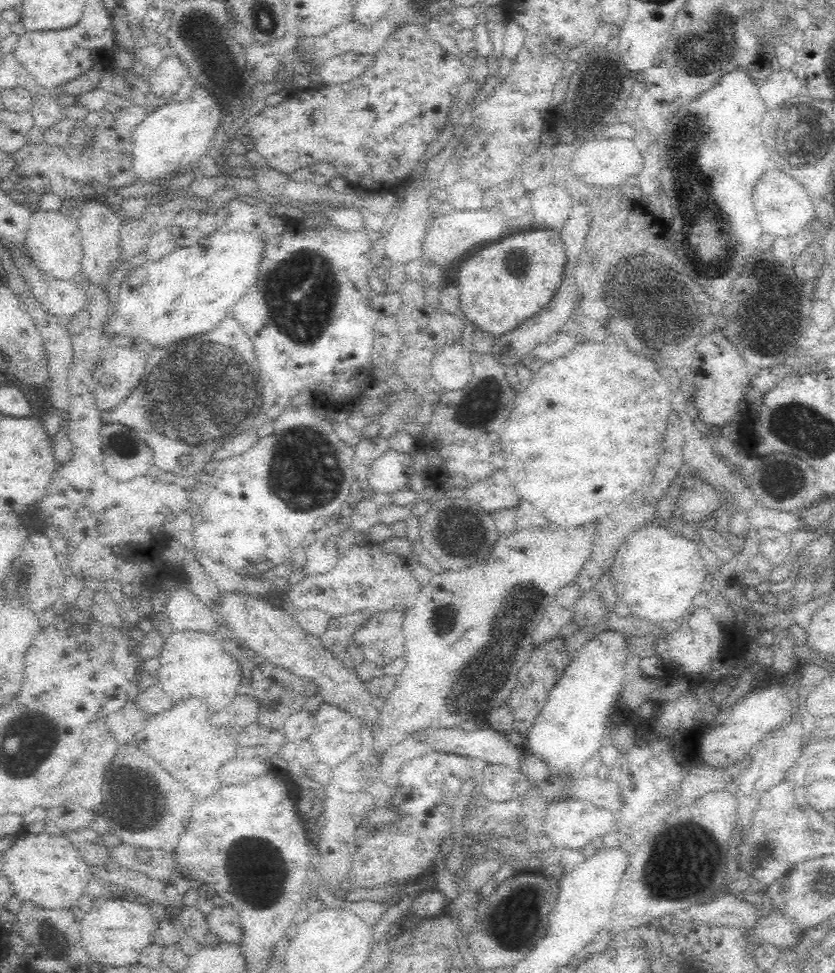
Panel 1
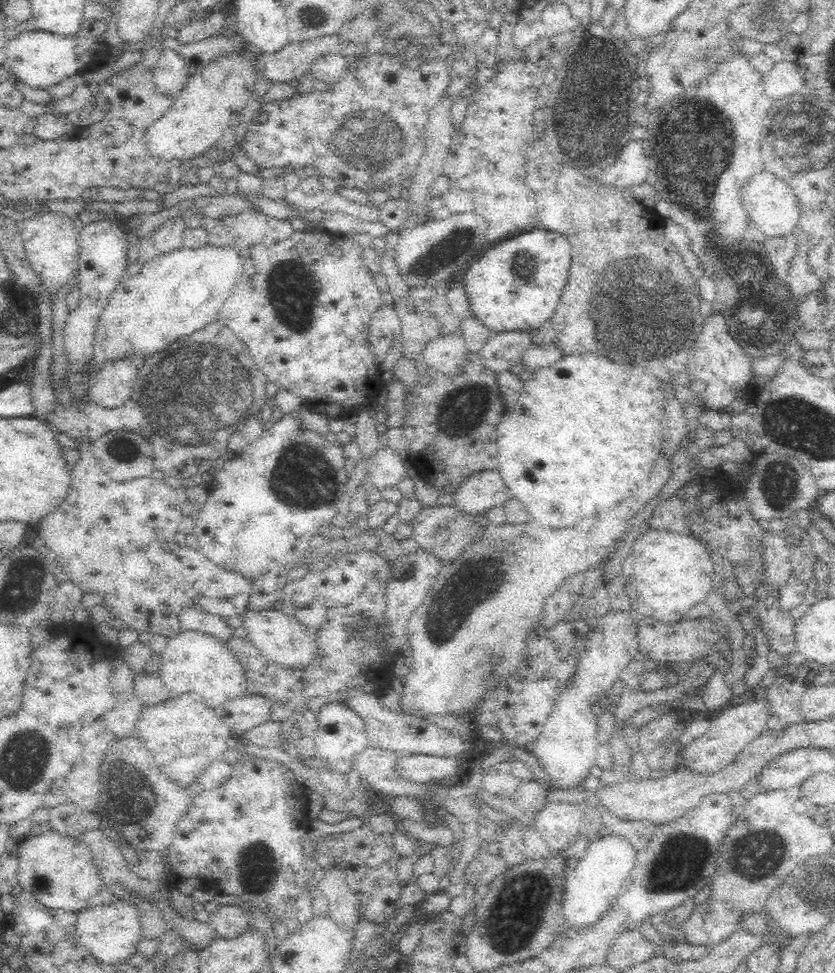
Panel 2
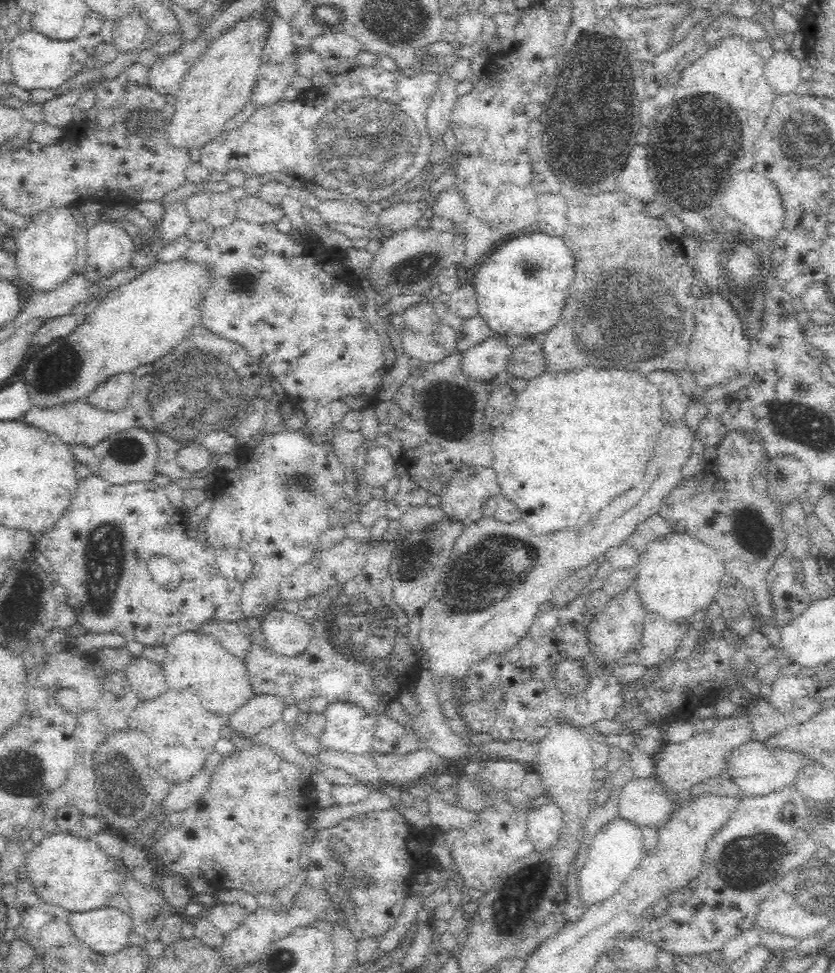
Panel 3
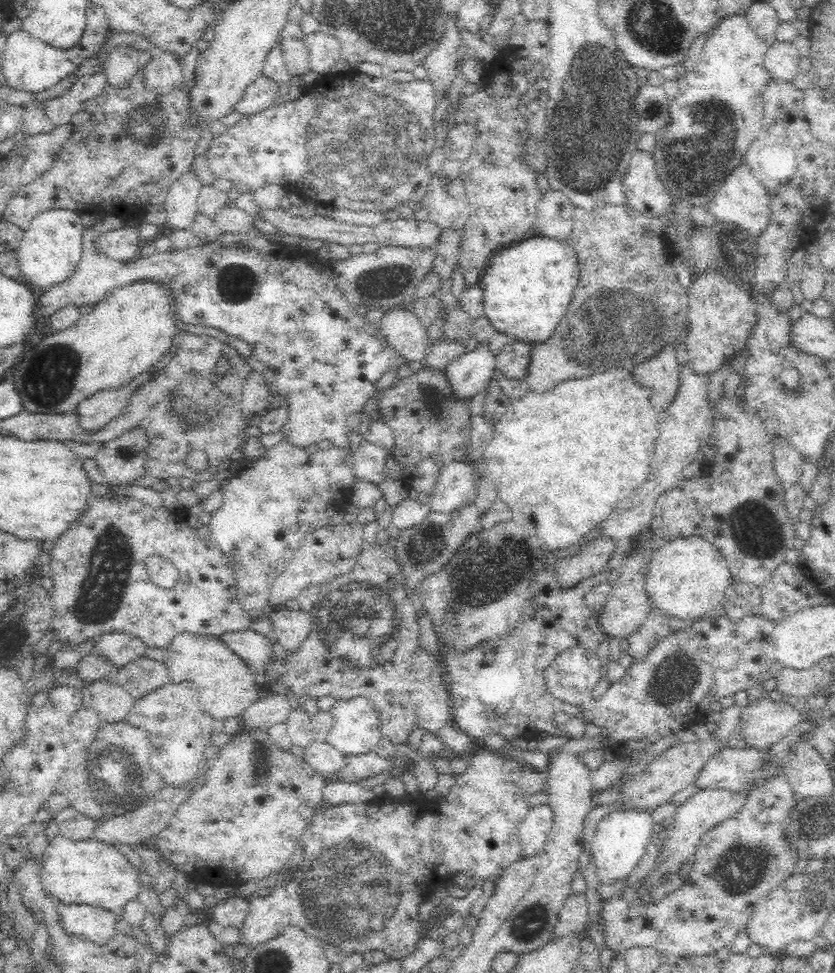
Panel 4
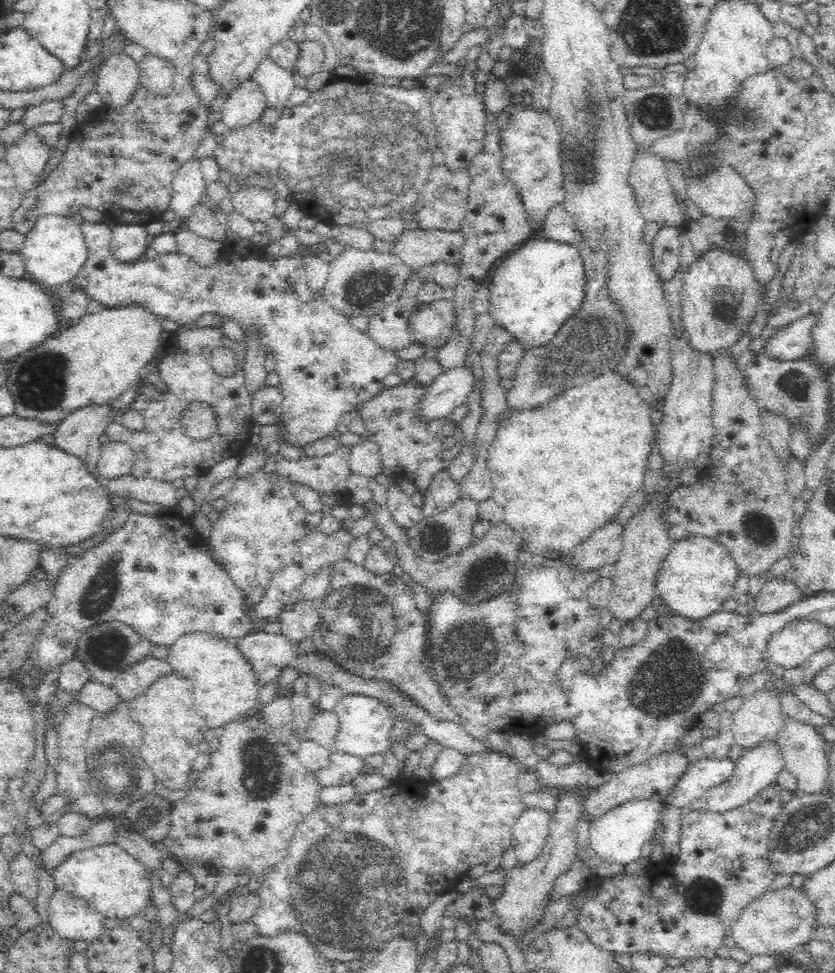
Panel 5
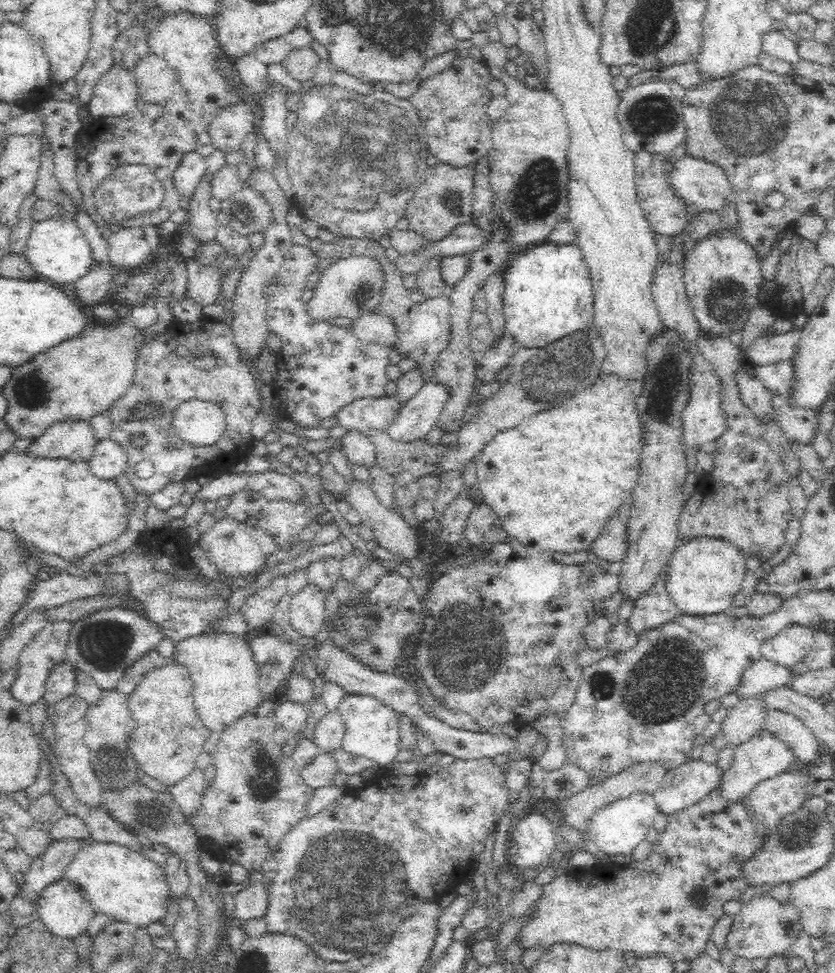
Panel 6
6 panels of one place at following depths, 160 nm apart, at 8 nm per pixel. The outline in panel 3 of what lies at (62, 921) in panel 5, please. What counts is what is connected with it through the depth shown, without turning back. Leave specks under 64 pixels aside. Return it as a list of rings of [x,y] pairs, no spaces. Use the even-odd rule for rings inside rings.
[[[100,907],[70,916],[71,933],[102,955],[116,954],[132,944],[133,918],[112,907]]]

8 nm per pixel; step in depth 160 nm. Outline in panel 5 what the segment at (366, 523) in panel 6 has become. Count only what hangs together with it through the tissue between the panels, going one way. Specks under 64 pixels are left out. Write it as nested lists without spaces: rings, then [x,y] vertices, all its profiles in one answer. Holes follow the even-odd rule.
[[[373,501],[369,506],[374,510],[375,528],[379,528],[383,532],[384,538],[392,540],[392,544],[396,548],[395,552],[399,557],[398,564],[411,575],[414,583],[426,588],[432,599],[450,594],[455,599],[461,600],[464,606],[476,607],[484,602],[488,603],[489,600],[494,600],[506,592],[508,594],[518,592],[518,582],[514,582],[514,580],[518,580],[518,574],[524,568],[518,561],[521,537],[504,521],[492,526],[484,536],[478,539],[474,538],[470,546],[457,555],[450,555],[444,560],[430,564],[407,548],[407,532],[396,526],[385,505]]]

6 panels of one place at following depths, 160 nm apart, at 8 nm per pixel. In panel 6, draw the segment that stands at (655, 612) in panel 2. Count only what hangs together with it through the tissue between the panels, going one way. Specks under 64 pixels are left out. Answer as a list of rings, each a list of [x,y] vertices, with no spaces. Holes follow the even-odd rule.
[[[700,536],[680,541],[665,569],[665,589],[682,615],[706,616],[732,609],[733,597],[741,591],[744,575],[747,573],[746,558],[737,546],[725,540]]]

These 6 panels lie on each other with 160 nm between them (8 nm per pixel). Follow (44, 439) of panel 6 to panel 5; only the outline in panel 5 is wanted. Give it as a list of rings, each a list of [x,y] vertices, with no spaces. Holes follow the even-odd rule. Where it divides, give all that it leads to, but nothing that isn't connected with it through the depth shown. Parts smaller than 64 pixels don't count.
[[[111,404],[78,408],[59,423],[53,434],[54,445],[76,456],[96,479],[99,474],[97,463],[103,446],[101,436],[116,423],[119,416]]]

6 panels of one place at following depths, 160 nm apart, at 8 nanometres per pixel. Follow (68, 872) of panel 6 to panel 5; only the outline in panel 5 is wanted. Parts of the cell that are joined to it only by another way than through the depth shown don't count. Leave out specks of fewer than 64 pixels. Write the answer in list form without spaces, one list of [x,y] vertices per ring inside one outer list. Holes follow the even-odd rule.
[[[117,844],[91,846],[68,853],[51,874],[57,890],[94,905],[105,919],[127,920],[151,903],[150,872]]]

